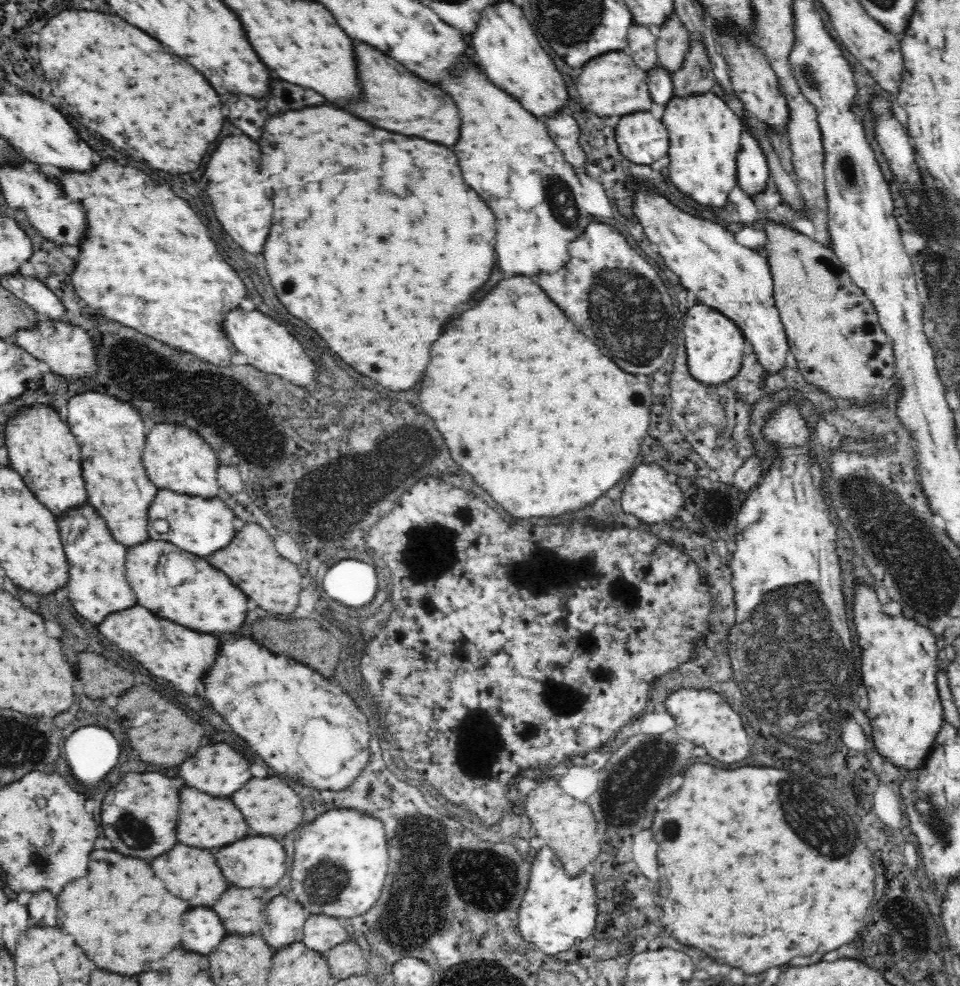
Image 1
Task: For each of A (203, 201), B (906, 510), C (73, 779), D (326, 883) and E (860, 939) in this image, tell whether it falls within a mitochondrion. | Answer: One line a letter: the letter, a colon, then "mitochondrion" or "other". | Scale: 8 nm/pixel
A: other
B: mitochondrion
C: other
D: mitochondrion
E: other

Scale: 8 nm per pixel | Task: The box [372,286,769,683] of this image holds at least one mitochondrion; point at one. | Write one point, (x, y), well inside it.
(420, 452)

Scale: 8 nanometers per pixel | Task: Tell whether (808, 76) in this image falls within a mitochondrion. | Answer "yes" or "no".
yes

